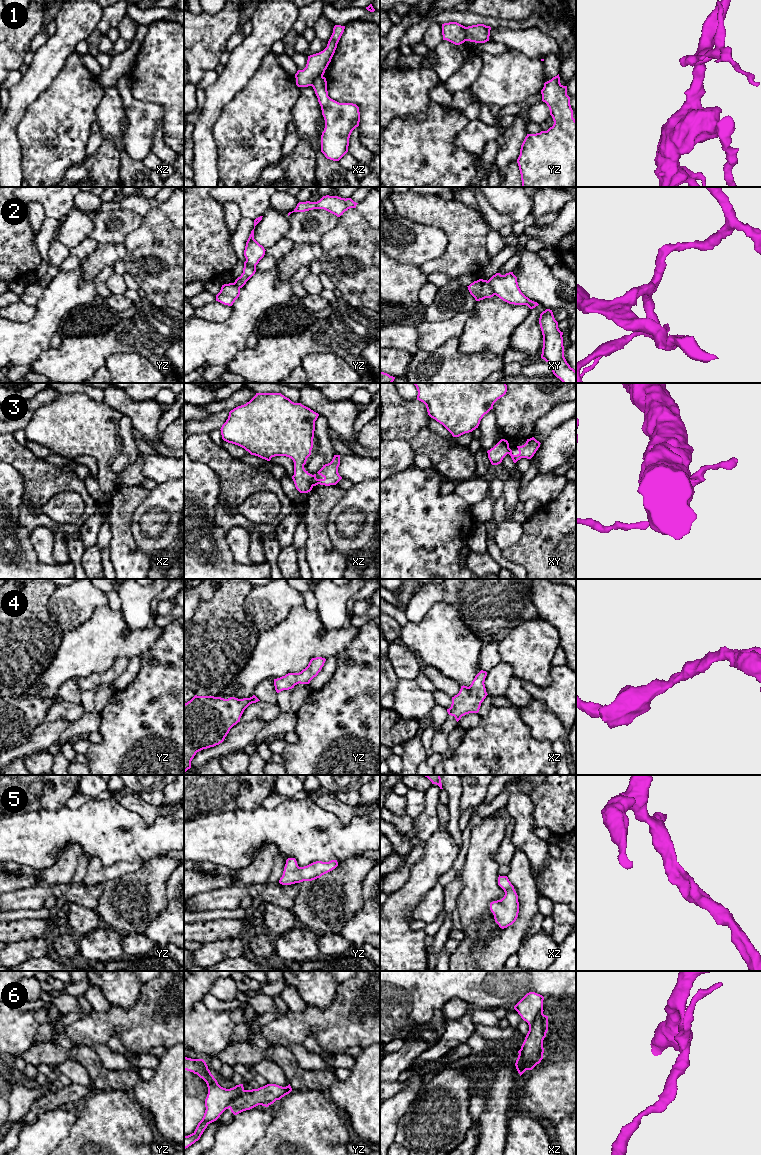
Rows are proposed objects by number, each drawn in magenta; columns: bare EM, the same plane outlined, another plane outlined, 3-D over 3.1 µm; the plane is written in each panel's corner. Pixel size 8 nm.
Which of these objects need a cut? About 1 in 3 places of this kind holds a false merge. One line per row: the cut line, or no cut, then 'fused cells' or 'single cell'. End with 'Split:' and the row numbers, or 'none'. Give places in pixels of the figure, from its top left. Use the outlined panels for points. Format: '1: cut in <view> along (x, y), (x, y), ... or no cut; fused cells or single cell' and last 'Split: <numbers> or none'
1: cut in xz along (322, 75), (318, 76), (311, 85); fused cells
2: cut in xy along (487, 281), (495, 294); fused cells
3: cut in xz along (313, 475), (312, 485); fused cells
4: no cut; single cell
5: no cut; single cell
6: cut in yz along (244, 1090), (231, 1102), (229, 1107); fused cells
Split: 1, 2, 3, 6

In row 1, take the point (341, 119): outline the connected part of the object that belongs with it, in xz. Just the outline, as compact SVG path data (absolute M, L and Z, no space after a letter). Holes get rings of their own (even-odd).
M316 78L312 85L325 120L321 135L321 152L327 159L339 161L347 152L352 131L359 126L359 107L339 103L328 96L326 78Z

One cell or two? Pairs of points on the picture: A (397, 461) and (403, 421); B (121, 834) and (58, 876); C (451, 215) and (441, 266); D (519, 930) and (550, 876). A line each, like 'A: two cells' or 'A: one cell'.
A: two cells
B: two cells
C: one cell
D: two cells

